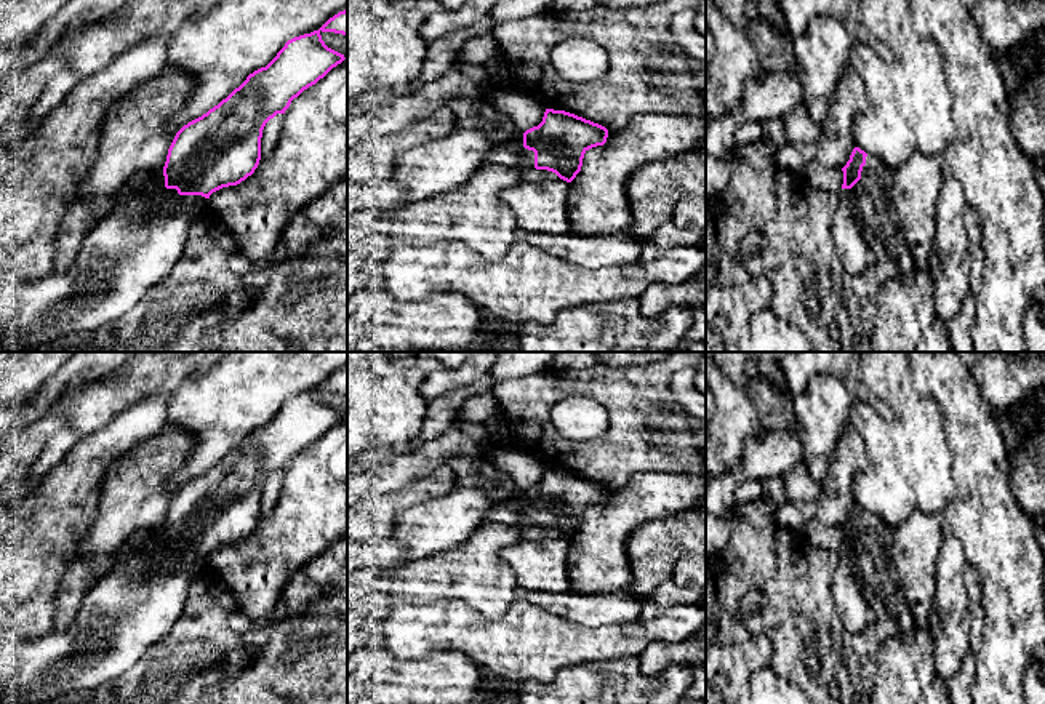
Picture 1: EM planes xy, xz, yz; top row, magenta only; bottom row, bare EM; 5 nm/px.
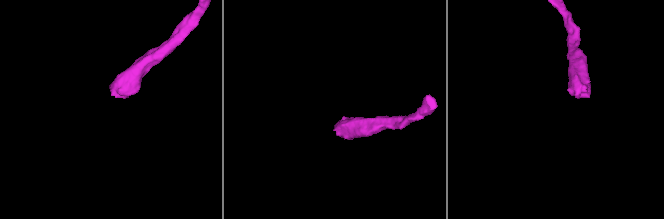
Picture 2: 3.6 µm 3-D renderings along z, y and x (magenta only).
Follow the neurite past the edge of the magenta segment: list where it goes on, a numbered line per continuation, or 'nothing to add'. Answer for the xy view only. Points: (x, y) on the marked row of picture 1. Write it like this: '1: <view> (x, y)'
1: xy (135, 245)

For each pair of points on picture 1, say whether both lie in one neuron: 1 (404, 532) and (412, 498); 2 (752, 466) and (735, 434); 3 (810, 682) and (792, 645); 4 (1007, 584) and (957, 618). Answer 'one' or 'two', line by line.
1: two
2: two
3: one
4: two

